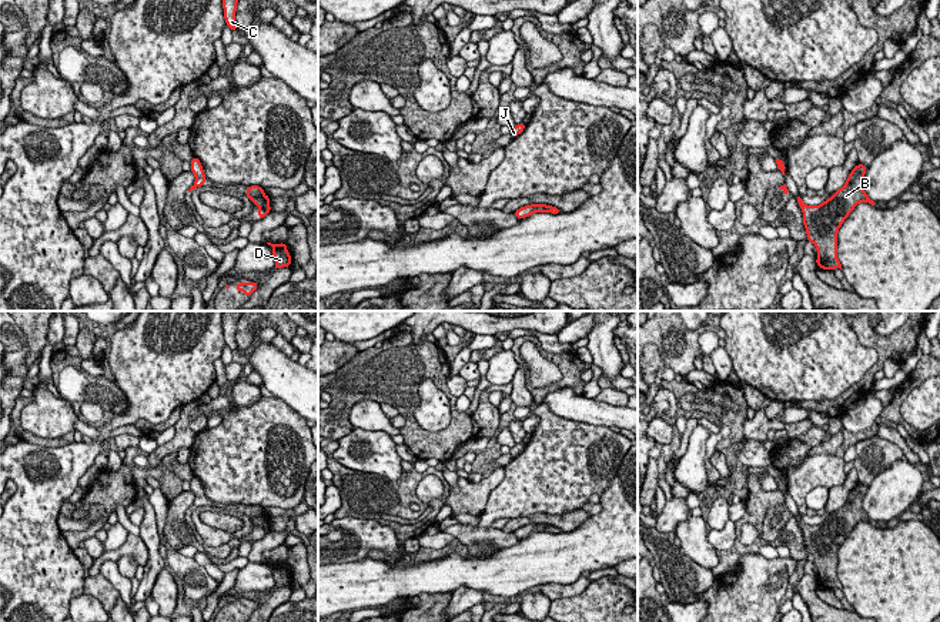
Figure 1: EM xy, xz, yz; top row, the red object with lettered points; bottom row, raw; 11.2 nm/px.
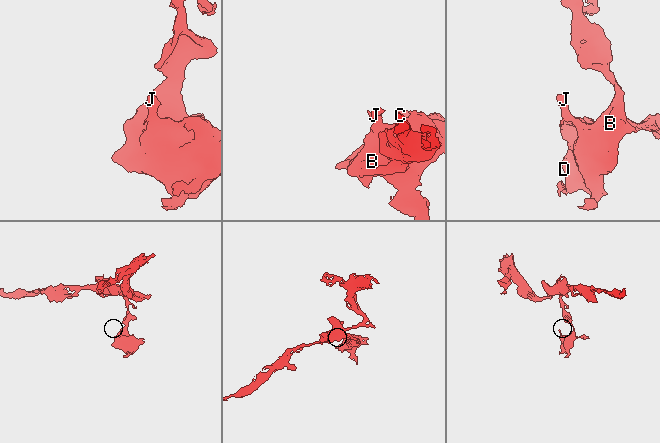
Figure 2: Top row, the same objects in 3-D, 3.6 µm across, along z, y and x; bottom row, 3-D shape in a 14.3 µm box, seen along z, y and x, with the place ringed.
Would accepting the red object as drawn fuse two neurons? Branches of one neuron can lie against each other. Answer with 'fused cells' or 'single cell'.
single cell

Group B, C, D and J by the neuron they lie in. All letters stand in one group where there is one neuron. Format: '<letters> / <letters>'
B C D J

